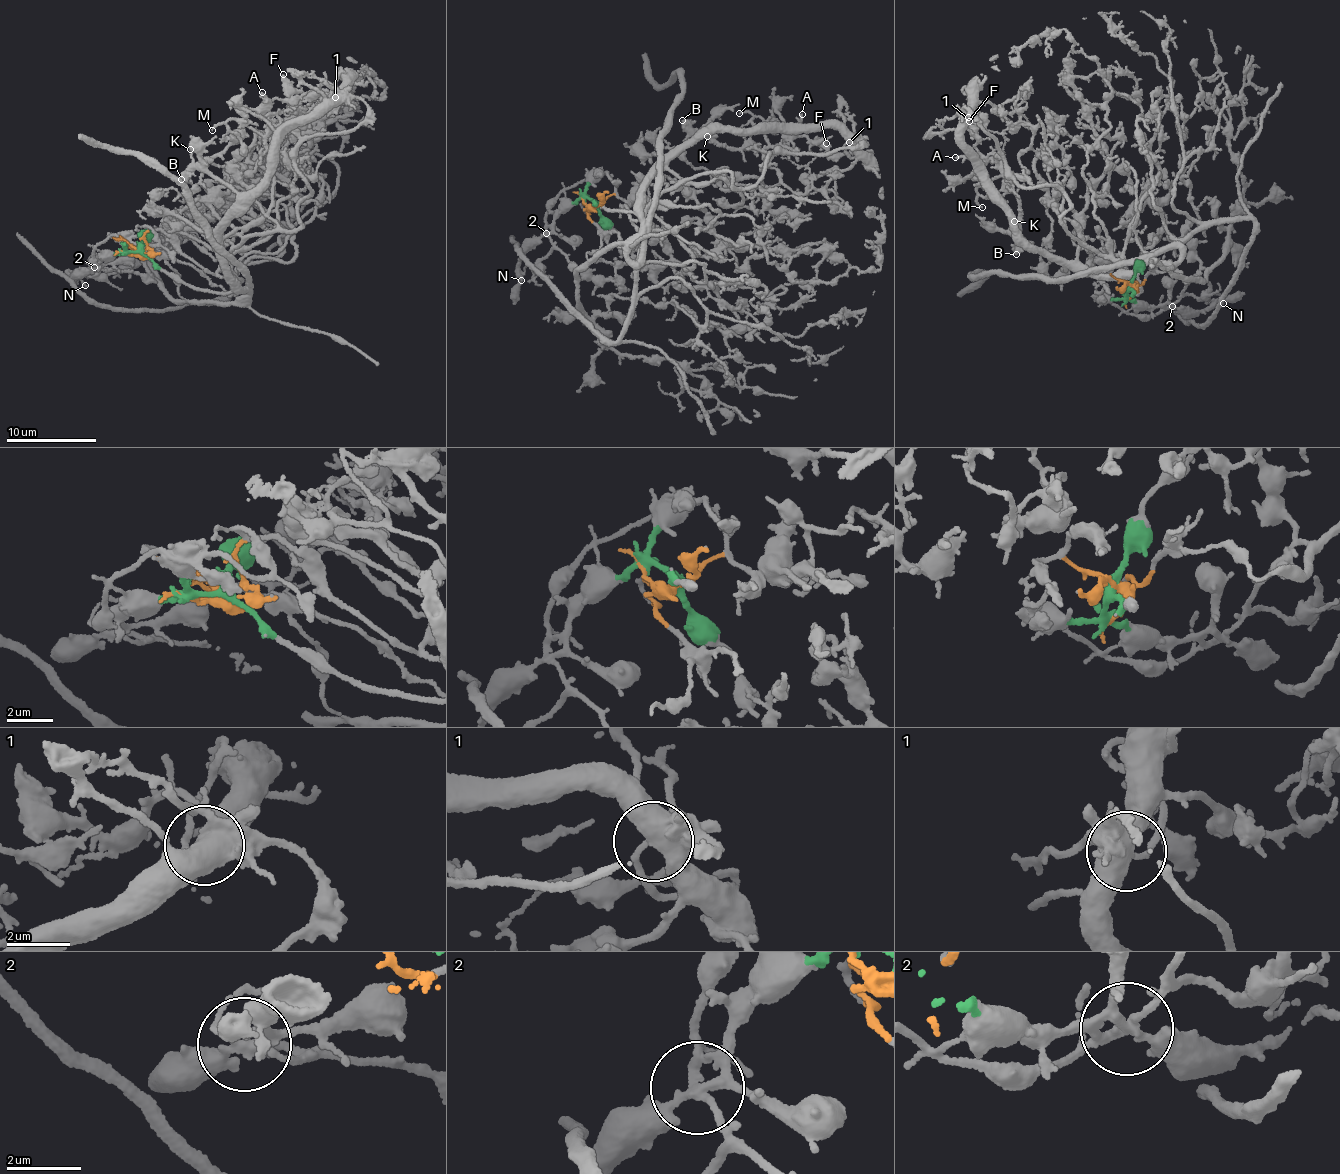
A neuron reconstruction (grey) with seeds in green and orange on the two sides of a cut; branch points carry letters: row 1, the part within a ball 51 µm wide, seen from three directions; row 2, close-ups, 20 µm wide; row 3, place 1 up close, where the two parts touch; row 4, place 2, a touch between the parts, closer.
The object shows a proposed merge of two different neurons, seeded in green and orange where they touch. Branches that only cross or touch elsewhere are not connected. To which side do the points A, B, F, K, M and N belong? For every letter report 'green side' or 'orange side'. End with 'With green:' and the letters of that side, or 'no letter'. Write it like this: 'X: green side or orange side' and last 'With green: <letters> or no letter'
A: green side
B: green side
F: green side
K: green side
M: orange side
N: green side
With green: A, B, F, K, N

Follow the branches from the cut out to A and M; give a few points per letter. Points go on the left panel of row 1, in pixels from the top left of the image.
A: (138, 249), (187, 284), (230, 290), (216, 258), (266, 177), (274, 133), (243, 109), (262, 106), (262, 91)
M: (140, 250), (160, 230), (230, 278), (232, 246), (301, 226), (310, 187), (299, 138), (234, 117), (212, 130)

